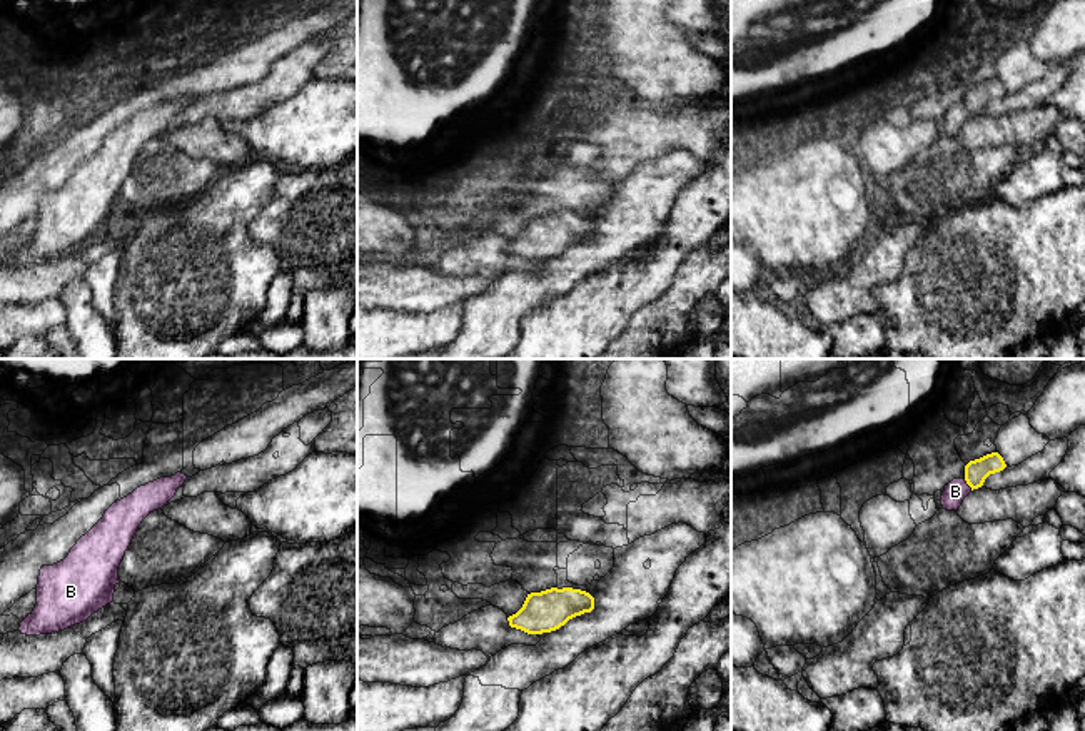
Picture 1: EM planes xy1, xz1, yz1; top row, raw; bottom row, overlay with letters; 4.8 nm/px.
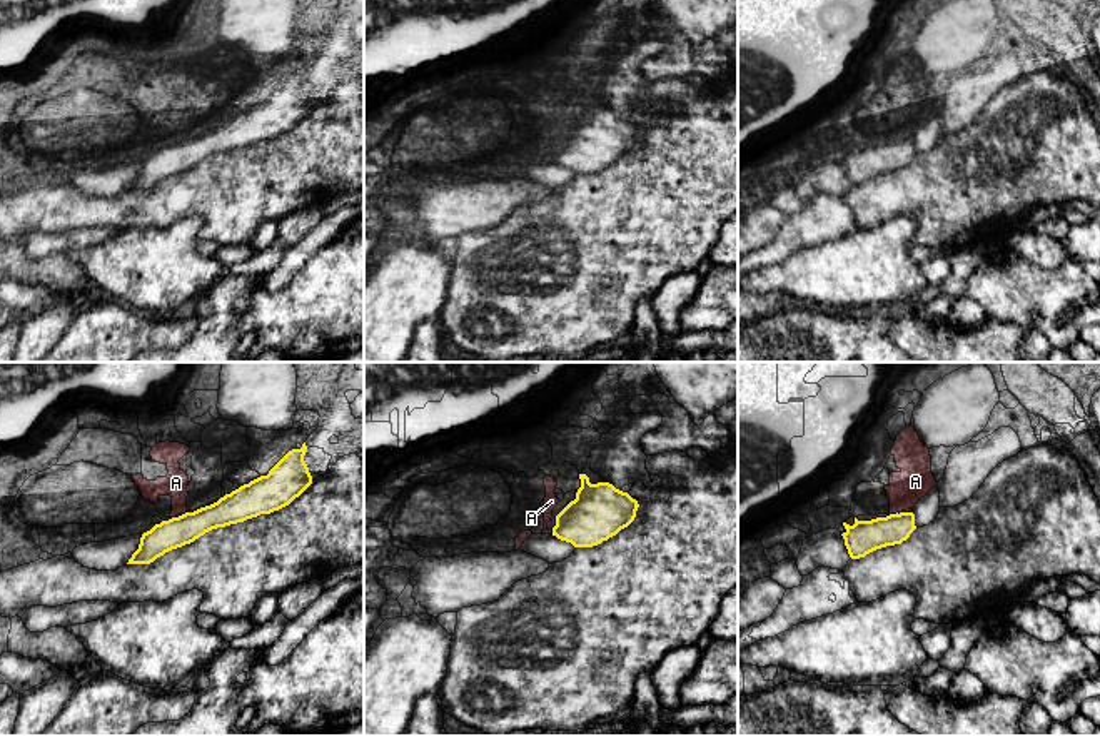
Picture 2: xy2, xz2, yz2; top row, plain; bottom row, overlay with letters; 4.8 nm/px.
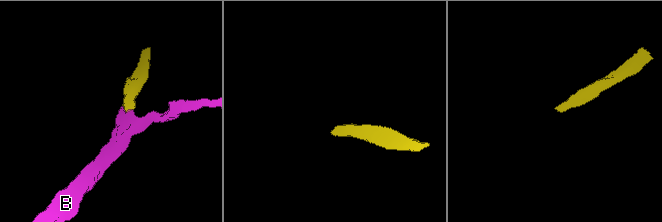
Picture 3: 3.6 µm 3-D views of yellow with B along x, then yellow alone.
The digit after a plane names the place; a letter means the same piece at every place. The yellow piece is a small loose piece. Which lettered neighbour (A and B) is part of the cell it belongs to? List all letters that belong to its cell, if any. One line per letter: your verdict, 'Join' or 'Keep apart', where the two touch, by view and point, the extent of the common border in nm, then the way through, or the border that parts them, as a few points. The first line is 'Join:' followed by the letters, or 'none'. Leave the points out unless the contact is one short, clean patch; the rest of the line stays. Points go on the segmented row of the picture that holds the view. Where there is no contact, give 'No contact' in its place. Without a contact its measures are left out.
Join: B
A: Keep apart. Touches yellow at yz2 (893, 514). Shared border 40 nm. Boundary: yz2 (897, 511), (890, 514)
B: Join. Touches yellow at yz1 (967, 483). Shared border 70 nm. Path across: yz1 (977, 471), (967, 483), (955, 491)

